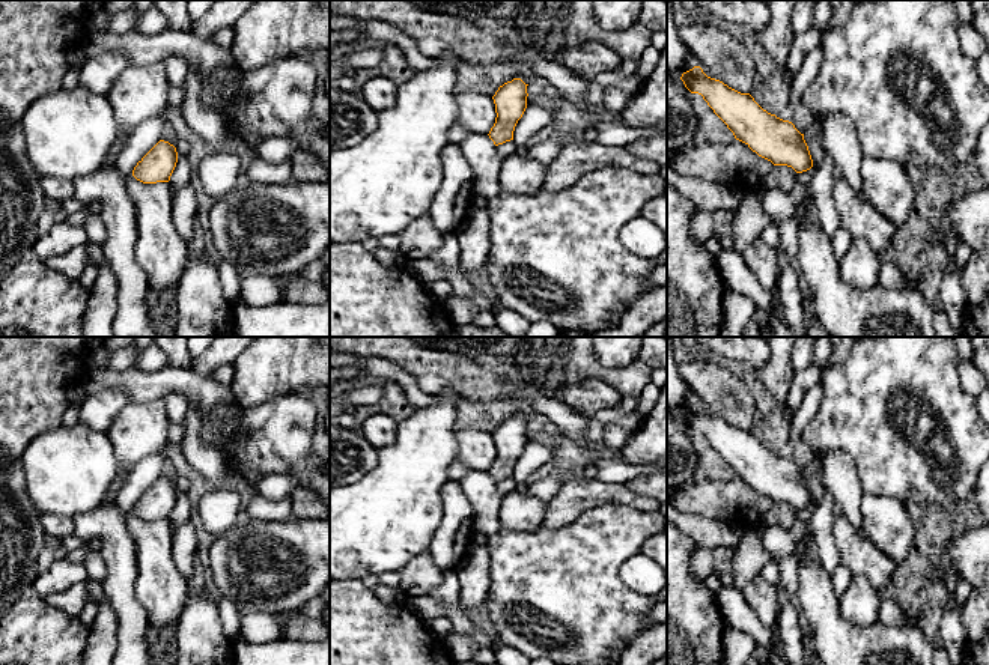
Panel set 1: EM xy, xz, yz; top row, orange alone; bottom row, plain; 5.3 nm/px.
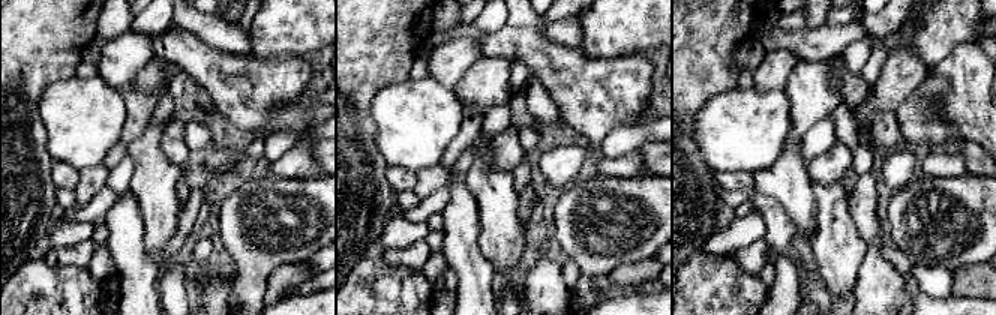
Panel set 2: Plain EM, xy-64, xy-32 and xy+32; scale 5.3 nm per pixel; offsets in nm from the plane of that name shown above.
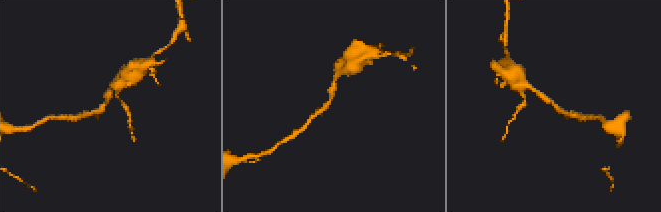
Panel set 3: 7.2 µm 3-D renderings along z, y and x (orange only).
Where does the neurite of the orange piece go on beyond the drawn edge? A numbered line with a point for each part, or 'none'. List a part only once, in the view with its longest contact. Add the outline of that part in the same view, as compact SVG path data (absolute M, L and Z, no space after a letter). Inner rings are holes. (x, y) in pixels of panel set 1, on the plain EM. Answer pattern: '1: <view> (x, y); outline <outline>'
none

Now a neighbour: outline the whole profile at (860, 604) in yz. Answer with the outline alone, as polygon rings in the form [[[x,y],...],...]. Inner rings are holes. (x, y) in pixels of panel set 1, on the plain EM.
[[[854,575],[847,590],[838,599],[840,615],[858,626],[867,626],[878,621],[882,596],[870,584],[869,578]]]

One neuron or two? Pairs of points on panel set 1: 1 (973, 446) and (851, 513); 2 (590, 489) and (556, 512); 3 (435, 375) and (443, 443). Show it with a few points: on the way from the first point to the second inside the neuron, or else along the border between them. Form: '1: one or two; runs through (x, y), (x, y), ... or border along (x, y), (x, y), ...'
1: two; border along (851, 459), (858, 485), (864, 492)
2: one; runs through (581, 494), (575, 495), (565, 506)
3: two; border along (458, 393), (452, 388), (443, 388), (434, 394)

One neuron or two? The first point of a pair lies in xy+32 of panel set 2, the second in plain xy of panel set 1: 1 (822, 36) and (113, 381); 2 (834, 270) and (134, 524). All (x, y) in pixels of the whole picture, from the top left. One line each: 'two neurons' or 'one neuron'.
1: one neuron
2: one neuron

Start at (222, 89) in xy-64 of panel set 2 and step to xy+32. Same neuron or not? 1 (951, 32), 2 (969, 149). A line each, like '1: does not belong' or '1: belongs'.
1: does not belong
2: does not belong

